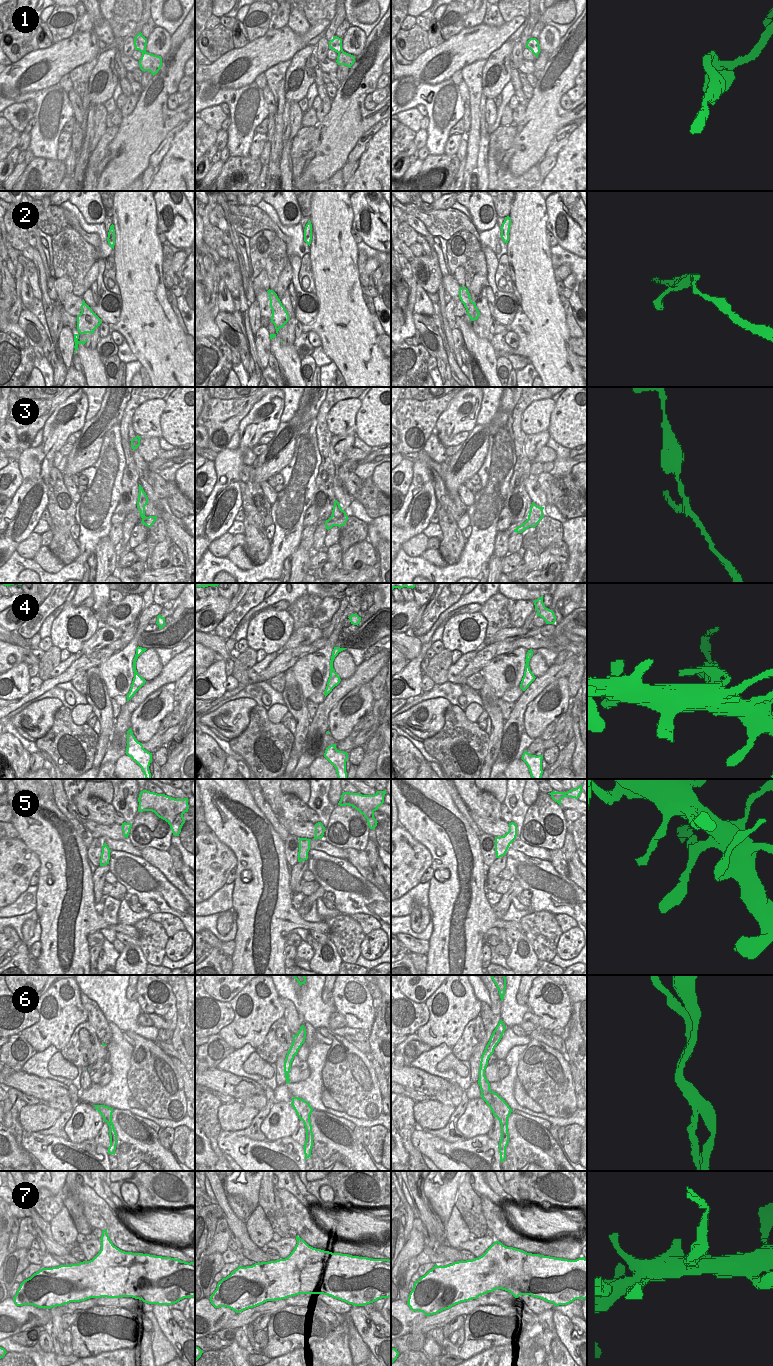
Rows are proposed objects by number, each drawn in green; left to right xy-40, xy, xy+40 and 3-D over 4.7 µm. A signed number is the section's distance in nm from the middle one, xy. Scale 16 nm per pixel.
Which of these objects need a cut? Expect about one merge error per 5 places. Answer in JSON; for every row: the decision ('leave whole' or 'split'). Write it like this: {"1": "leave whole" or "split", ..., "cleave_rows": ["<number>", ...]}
{"1": "leave whole", "2": "leave whole", "3": "split", "4": "split", "5": "leave whole", "6": "split", "7": "split", "cleave_rows": ["3", "4", "6", "7"]}

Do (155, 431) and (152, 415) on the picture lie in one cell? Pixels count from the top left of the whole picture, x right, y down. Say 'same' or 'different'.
same

